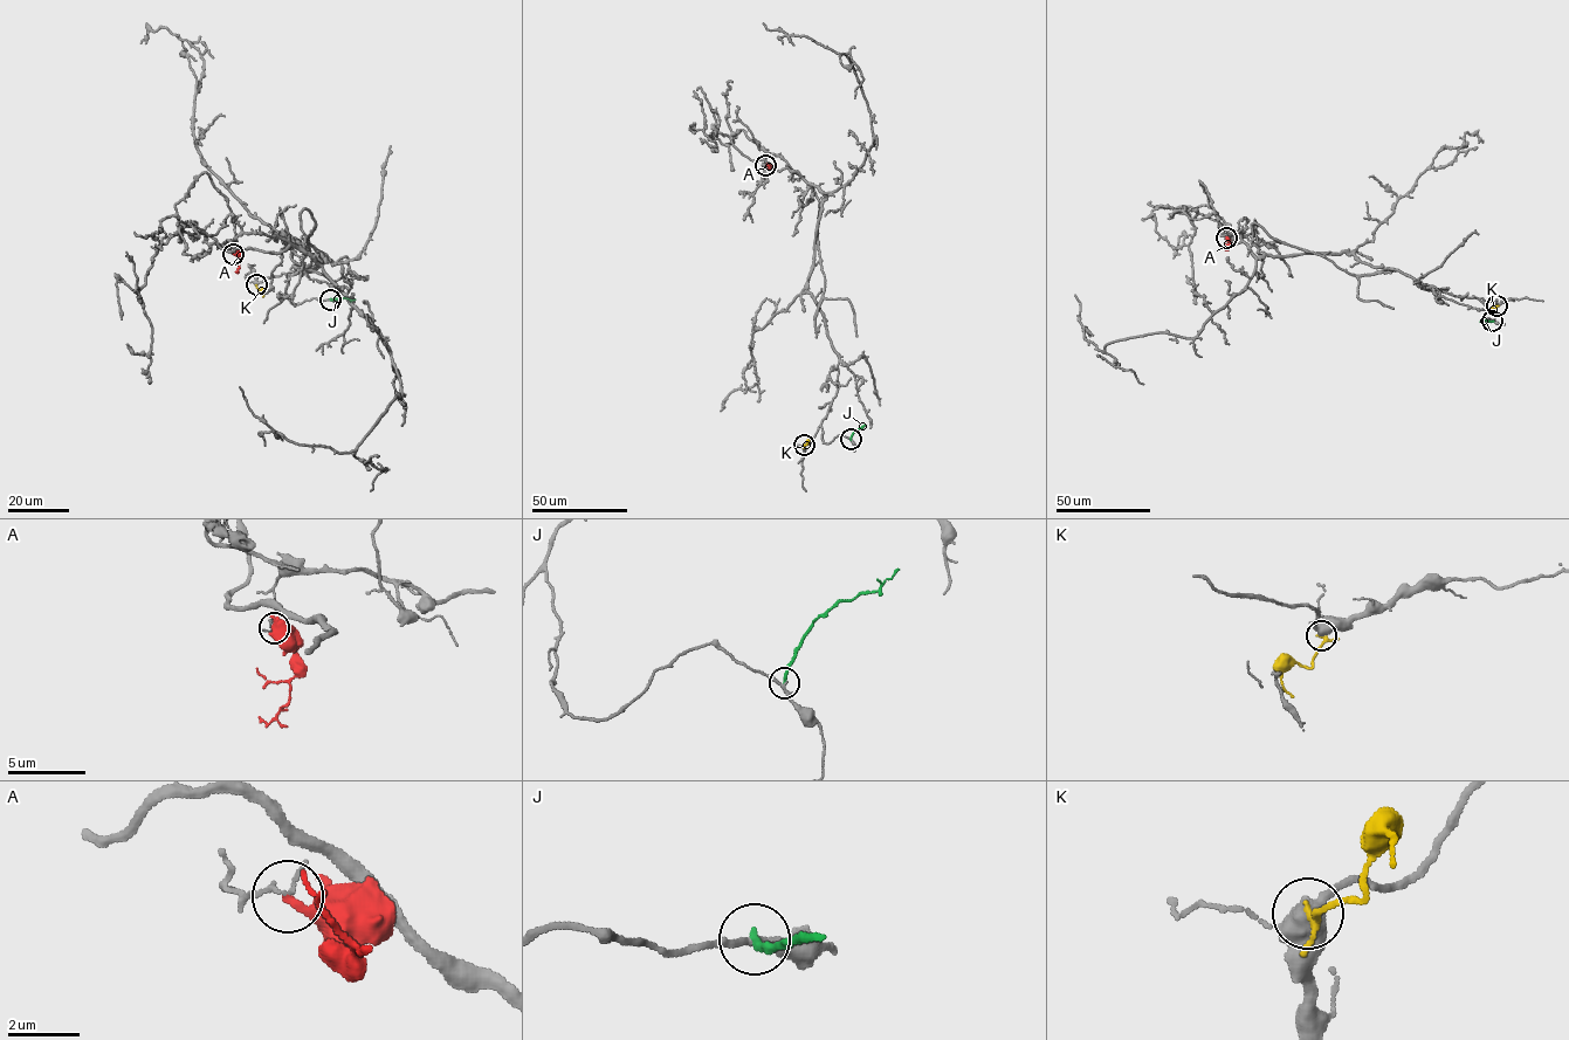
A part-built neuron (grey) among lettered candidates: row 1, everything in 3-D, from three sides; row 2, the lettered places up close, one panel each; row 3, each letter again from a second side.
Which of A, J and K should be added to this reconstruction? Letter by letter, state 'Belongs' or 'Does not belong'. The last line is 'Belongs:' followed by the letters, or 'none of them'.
A: Does not belong
J: Does not belong
K: Does not belong
Belongs: none of them

